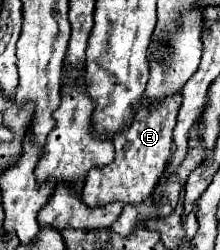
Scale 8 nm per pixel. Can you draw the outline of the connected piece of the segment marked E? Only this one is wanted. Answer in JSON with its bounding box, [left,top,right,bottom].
[83,93,181,207]

